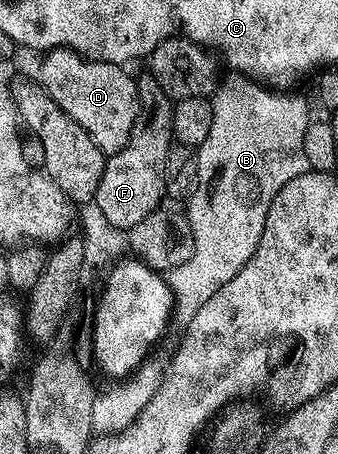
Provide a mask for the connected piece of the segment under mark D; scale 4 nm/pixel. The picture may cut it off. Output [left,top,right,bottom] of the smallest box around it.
[39,48,139,154]

